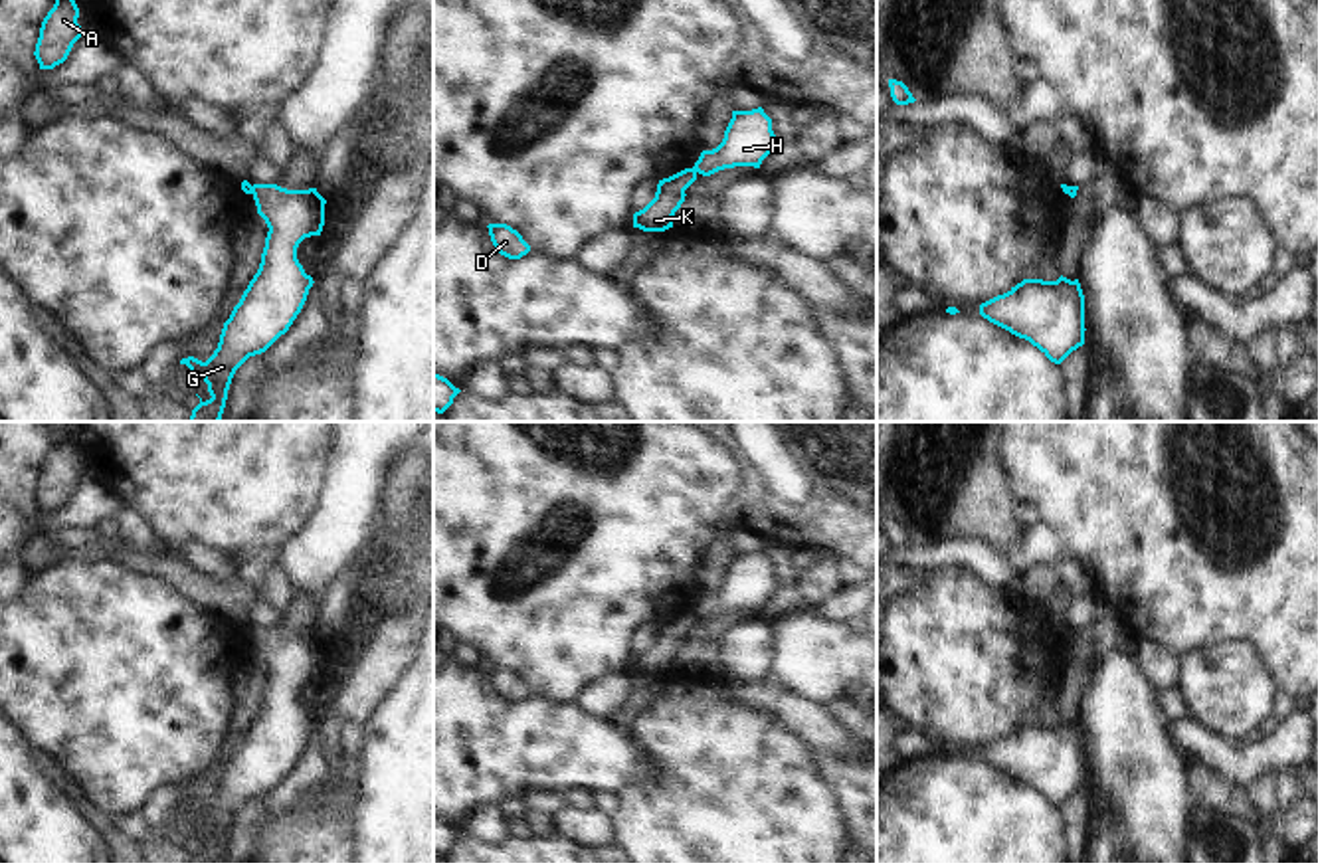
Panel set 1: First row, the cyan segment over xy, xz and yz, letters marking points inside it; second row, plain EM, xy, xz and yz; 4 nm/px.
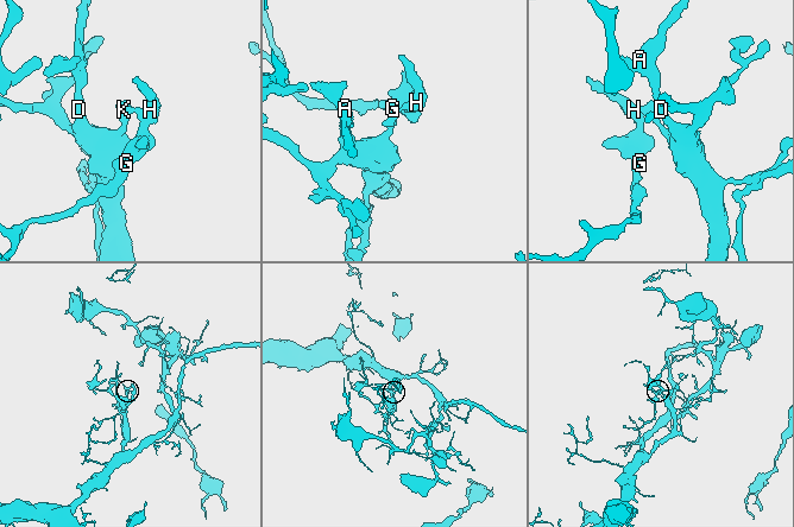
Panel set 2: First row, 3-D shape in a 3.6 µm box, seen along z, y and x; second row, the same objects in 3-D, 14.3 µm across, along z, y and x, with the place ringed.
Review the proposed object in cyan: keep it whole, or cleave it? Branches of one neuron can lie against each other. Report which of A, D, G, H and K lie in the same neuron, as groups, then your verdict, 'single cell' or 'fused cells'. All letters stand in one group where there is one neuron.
A D K / G H; fused cells

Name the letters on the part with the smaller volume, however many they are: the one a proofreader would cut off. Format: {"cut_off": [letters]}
{"cut_off": ["G", "H"]}

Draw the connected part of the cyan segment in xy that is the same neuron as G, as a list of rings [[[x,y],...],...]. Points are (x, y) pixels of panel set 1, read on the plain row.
[[[253,627],[251,637],[269,671],[261,707],[224,766],[214,798],[206,806],[194,800],[180,804],[208,827],[212,839],[200,841],[190,863],[222,863],[235,814],[289,774],[315,726],[299,707],[297,691],[305,681],[321,679],[327,643],[317,631],[287,633],[277,627]]]

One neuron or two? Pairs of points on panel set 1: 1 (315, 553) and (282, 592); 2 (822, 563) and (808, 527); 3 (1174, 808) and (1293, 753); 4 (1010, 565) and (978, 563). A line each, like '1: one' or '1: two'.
1: two
2: two
3: two
4: one

